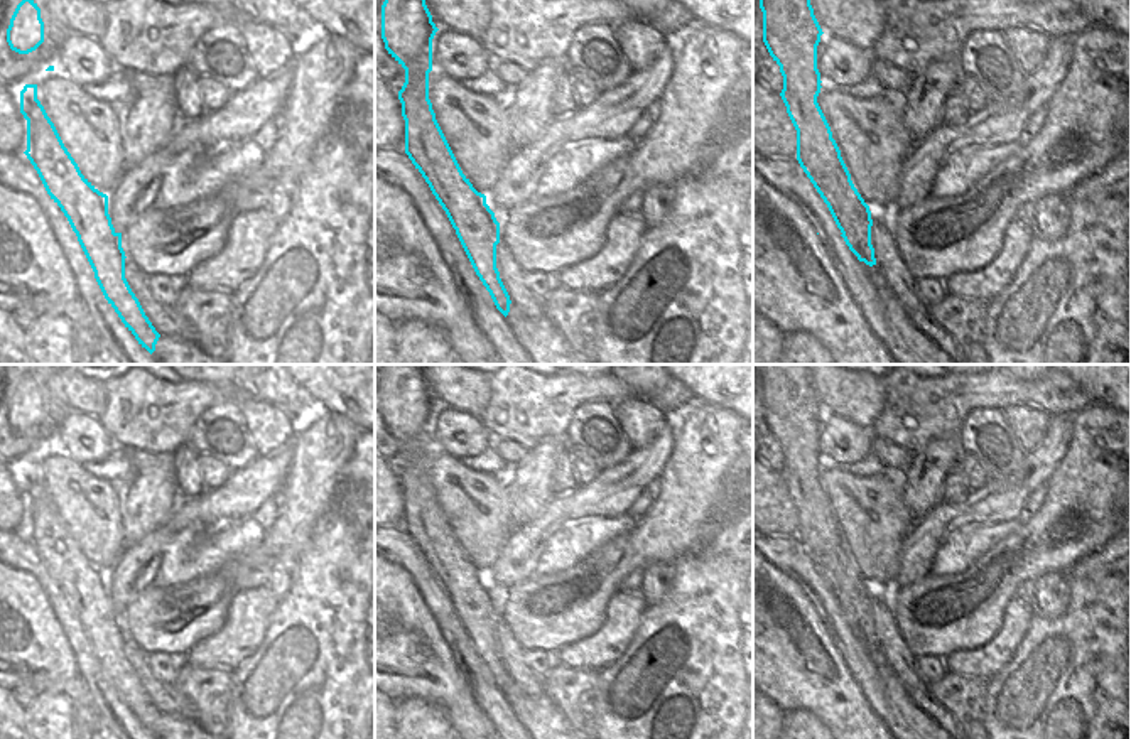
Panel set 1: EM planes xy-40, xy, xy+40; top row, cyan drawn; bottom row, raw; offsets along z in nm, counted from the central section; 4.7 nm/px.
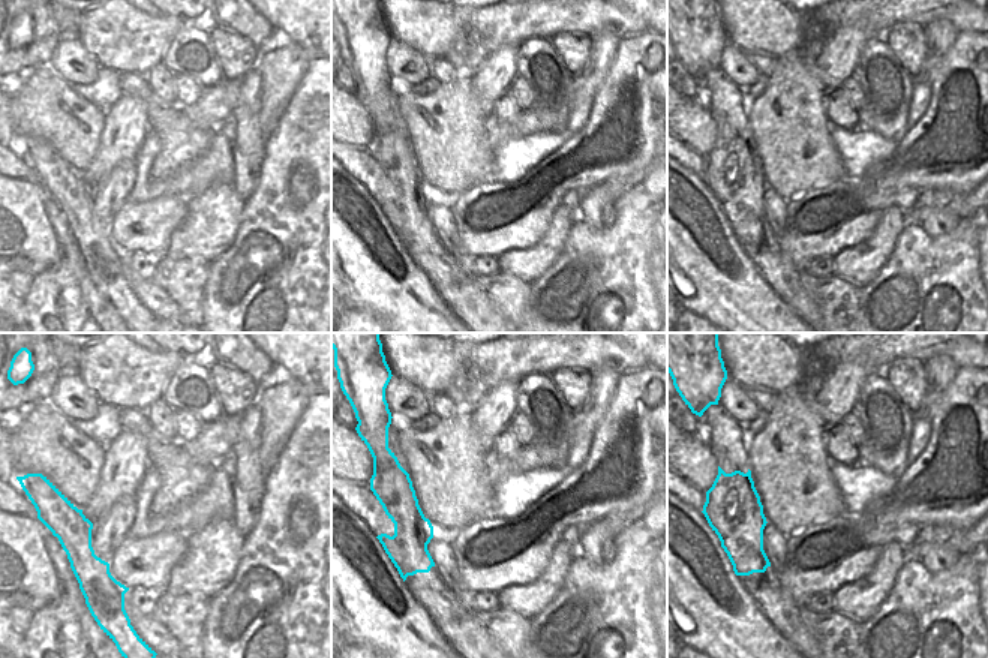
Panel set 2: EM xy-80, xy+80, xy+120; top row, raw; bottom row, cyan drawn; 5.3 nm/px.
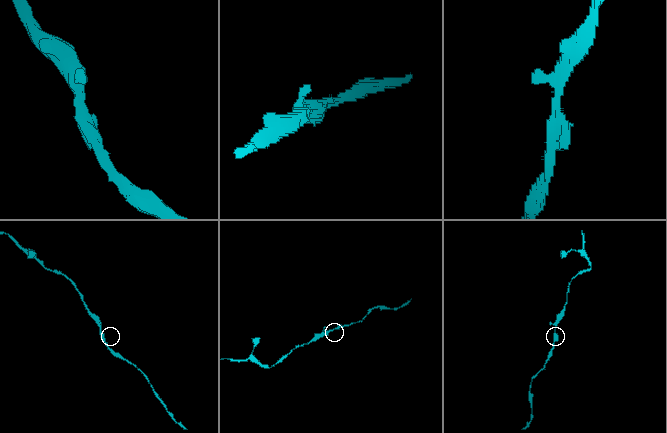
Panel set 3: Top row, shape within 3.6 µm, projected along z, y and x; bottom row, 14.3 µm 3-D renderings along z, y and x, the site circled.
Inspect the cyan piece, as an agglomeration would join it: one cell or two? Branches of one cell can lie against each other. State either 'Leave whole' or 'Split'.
Leave whole.

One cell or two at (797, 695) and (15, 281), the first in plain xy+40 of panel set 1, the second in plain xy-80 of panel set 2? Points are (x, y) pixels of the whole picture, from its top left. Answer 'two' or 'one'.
two

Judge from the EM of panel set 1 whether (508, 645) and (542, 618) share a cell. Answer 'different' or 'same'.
different

